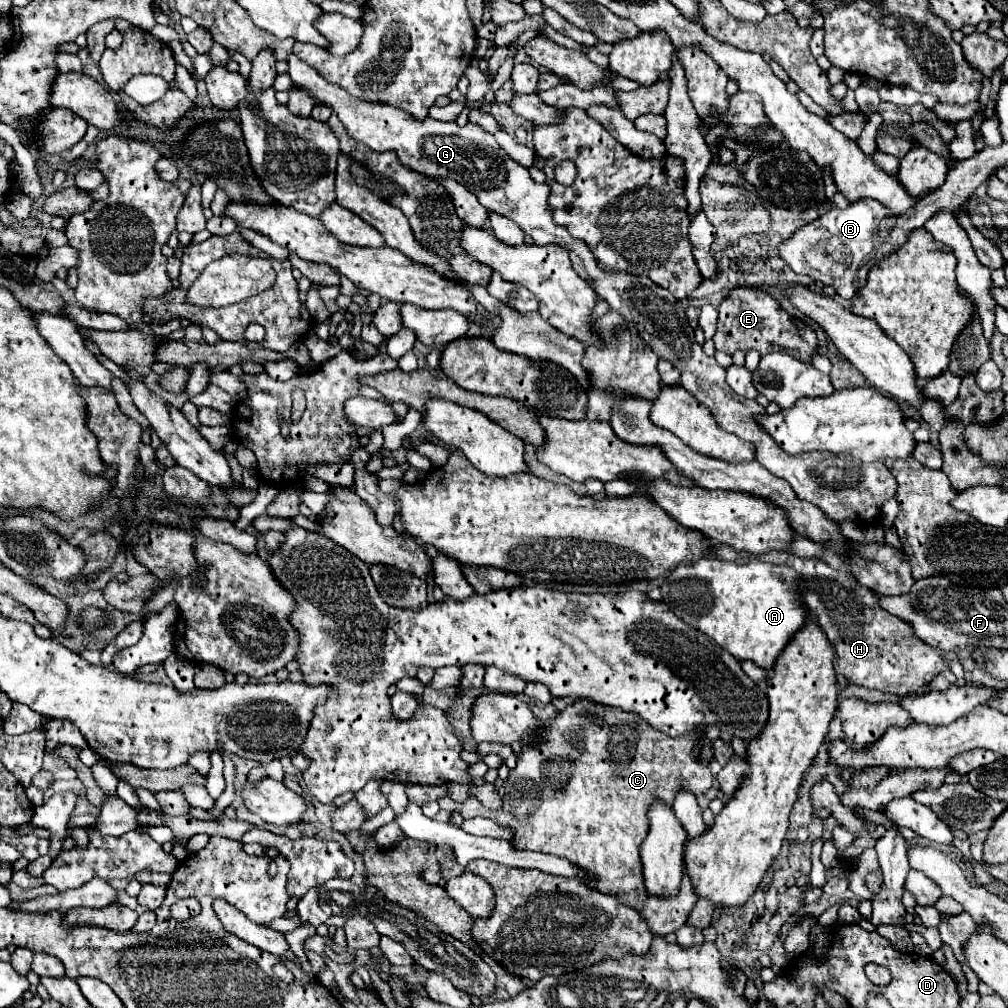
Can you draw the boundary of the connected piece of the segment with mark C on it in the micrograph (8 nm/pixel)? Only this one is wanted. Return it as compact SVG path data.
M587 699L569 705L545 725L545 729L549 729L545 745L523 745L517 767L505 781L503 805L497 811L489 809L487 819L515 829L515 837L509 841L513 849L565 857L587 873L589 879L583 879L585 885L605 895L613 895L615 899L621 899L623 905L641 911L647 893L641 889L641 861L637 849L647 835L647 811L655 801L663 801L671 807L681 789L701 795L711 787L711 769L699 765L697 753L693 751L703 733L675 739L653 729L647 721L637 717L637 713L609 709Z

